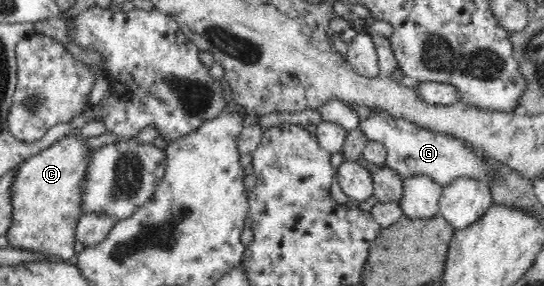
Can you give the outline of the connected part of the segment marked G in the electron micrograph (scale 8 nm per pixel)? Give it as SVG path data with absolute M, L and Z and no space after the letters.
M371 113L366 119L360 120L360 130L368 140L381 143L387 151L385 167L396 171L401 179L415 176L427 176L439 186L447 186L457 179L480 180L491 186L494 169L490 168L465 141L443 133L433 132L429 128L421 128L414 122L393 118L388 114Z

